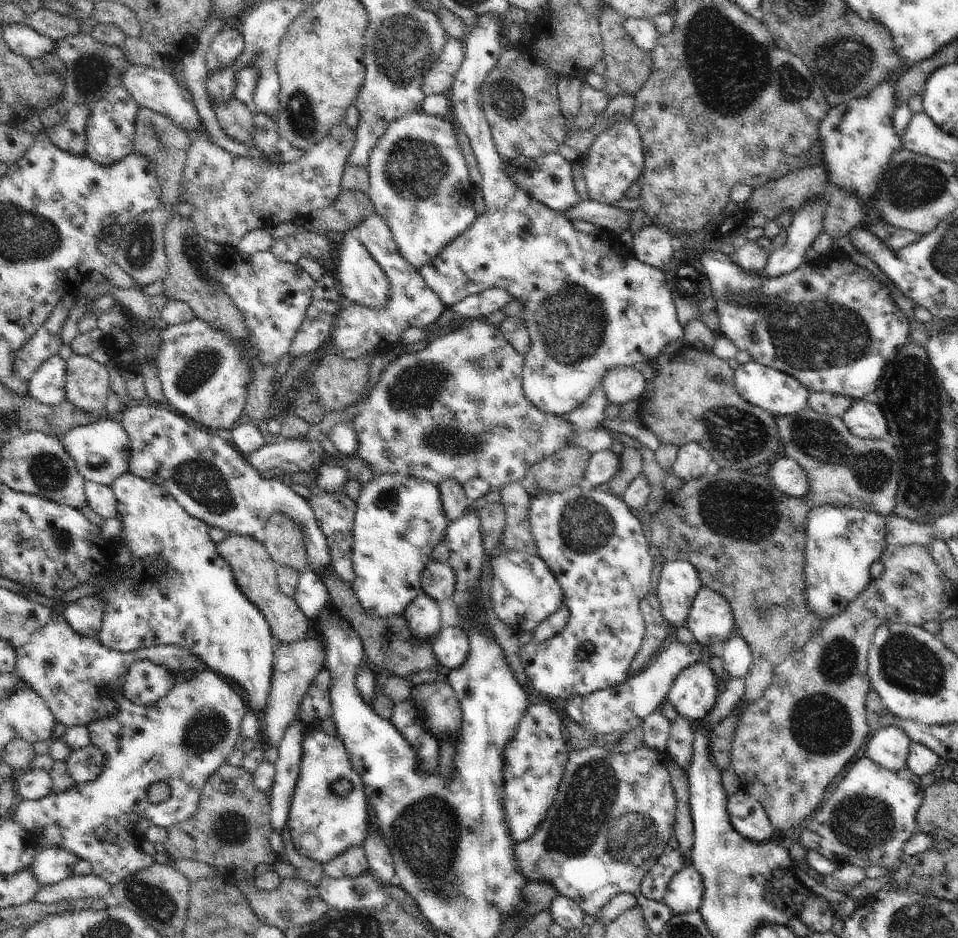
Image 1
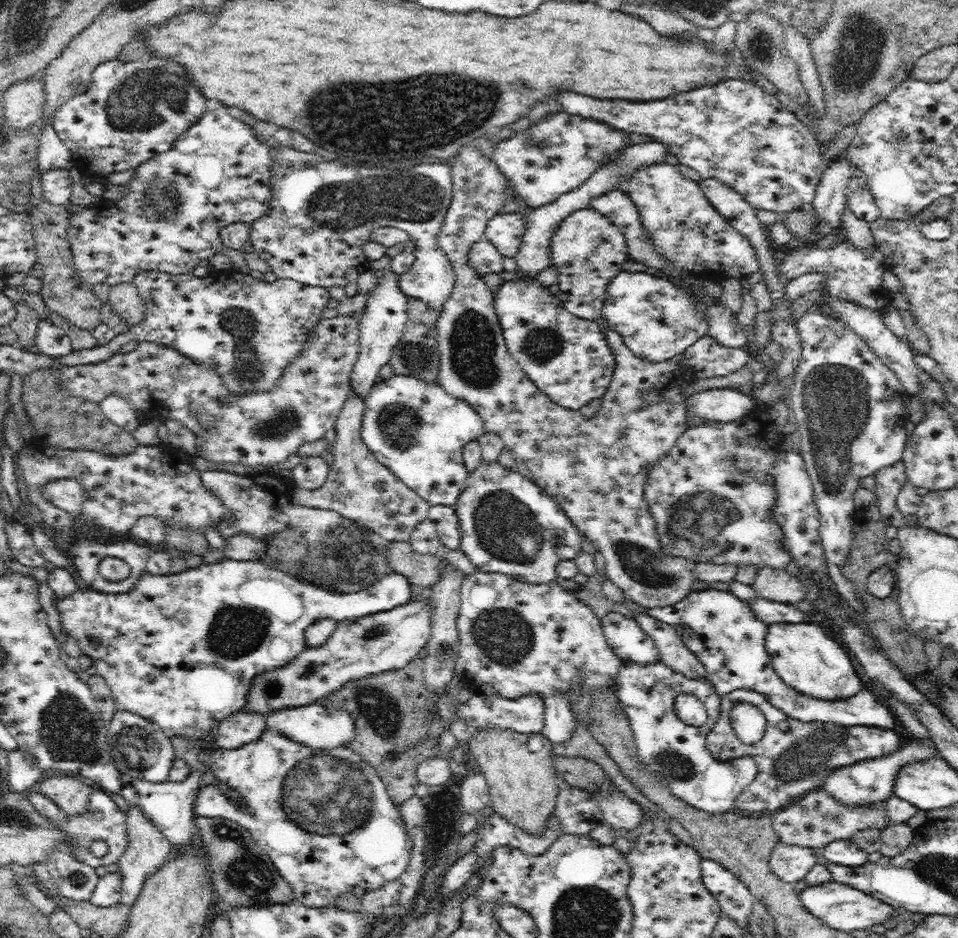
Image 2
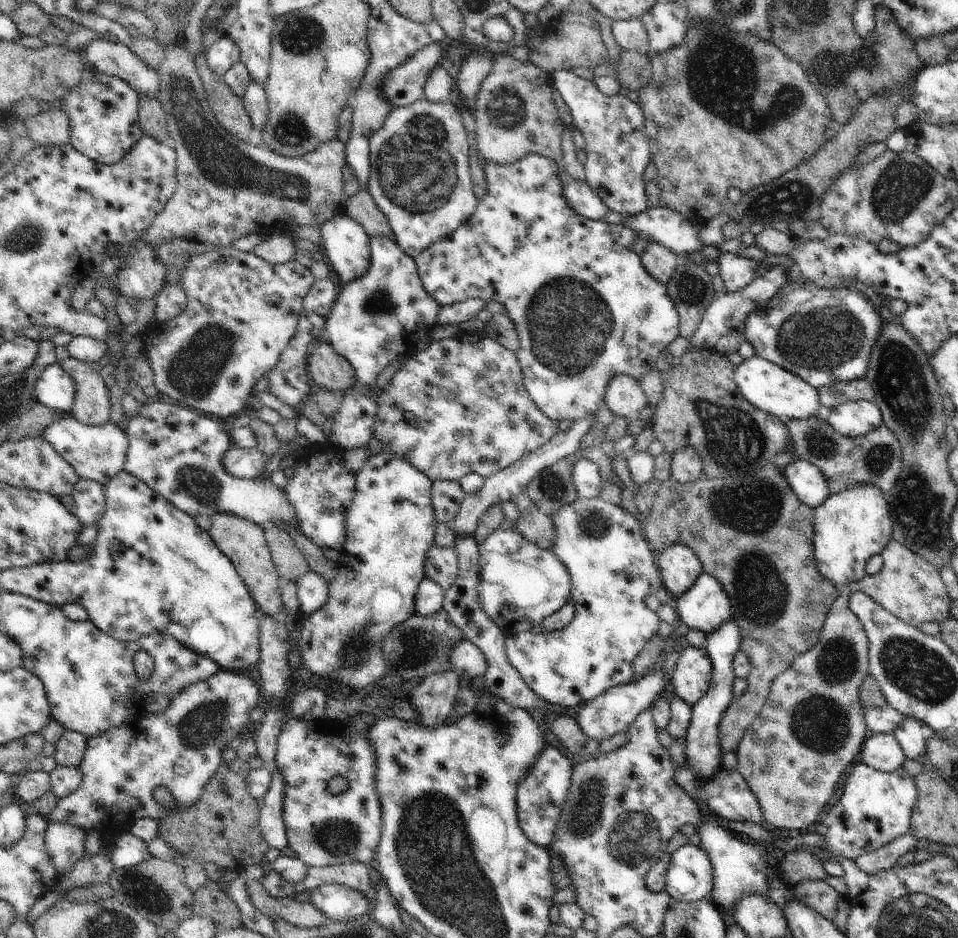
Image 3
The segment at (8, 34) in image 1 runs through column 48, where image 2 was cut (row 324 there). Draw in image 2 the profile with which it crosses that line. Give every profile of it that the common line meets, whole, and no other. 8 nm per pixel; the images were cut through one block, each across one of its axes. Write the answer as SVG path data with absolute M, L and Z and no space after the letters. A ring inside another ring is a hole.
M48 318L38 320L38 332L35 338L36 350L49 357L66 356L73 351L71 338L65 326L55 326Z

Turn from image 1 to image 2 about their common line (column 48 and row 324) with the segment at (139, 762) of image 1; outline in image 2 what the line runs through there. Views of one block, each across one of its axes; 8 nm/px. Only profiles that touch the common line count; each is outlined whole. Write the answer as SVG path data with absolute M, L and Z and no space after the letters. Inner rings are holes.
M821 304L812 306L796 320L795 325L801 340L801 360L788 397L792 400L793 421L801 436L800 453L811 478L814 501L821 516L819 531L825 557L841 568L852 546L853 498L854 492L860 488L860 480L898 460L902 461L908 438L906 423L910 418L906 398L910 394L853 328L834 315L823 313Z

